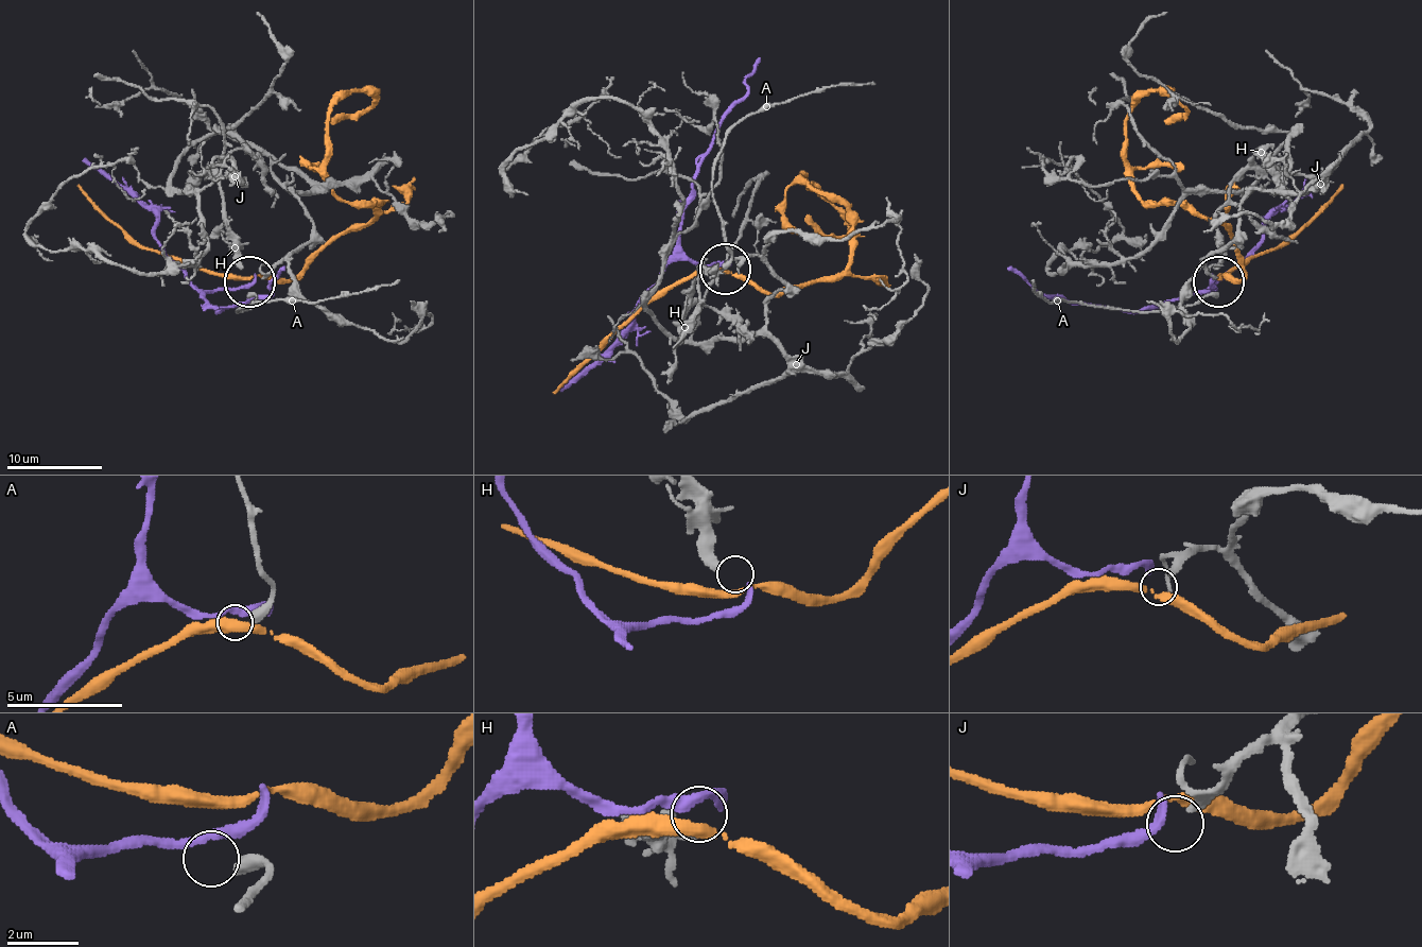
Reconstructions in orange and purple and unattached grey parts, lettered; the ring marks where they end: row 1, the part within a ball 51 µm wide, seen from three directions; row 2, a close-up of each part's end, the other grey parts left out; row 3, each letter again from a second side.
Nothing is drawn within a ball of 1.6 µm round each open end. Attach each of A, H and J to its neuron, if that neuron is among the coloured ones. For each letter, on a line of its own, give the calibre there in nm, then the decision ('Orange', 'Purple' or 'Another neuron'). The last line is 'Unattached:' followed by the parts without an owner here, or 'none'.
A: Thickness 420 nm. Another neuron
H: Thickness 480 nm. Purple
J: Thickness 170 nm. Another neuron
Unattached: A, J

